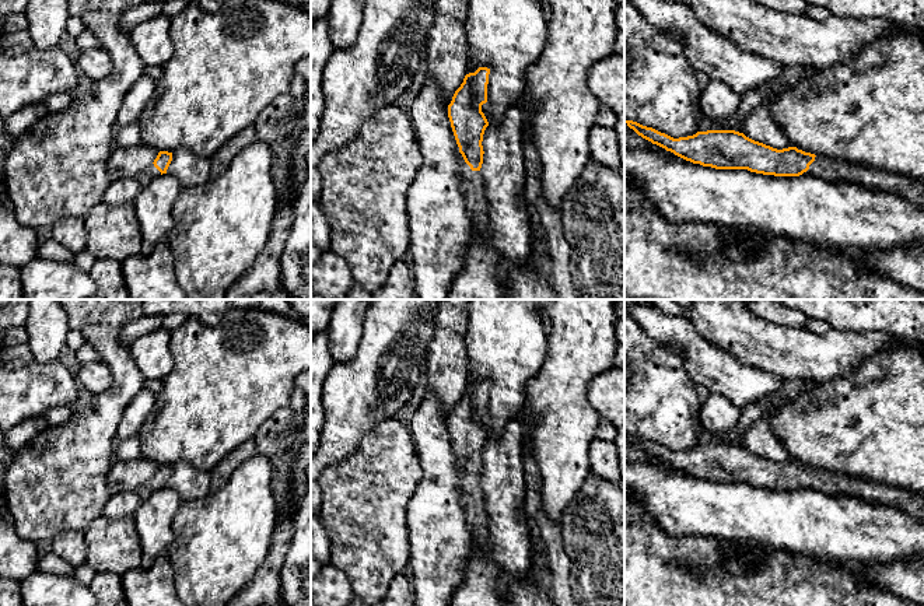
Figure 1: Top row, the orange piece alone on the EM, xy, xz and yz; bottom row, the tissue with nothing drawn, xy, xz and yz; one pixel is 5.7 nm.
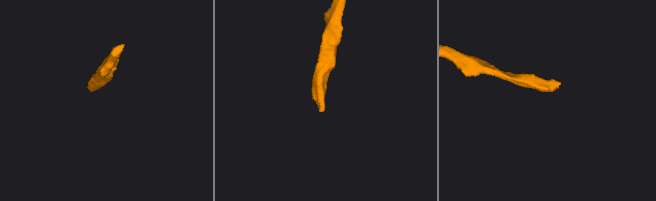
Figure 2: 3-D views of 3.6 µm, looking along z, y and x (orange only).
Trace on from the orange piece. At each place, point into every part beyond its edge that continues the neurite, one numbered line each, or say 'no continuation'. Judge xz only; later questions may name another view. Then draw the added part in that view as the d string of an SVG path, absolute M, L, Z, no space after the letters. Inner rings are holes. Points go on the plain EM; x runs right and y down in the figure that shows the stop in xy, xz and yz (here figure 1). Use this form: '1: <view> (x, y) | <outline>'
1: xz (472, 501) | M466 476L461 480L461 504L473 547L484 546L487 543L487 526L483 491L480 484L472 484Z

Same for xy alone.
1: xy (147, 489) | M151 477L148 481L143 483L136 493L141 498L141 501L146 501L150 495L153 495L157 490L160 490L161 486Z

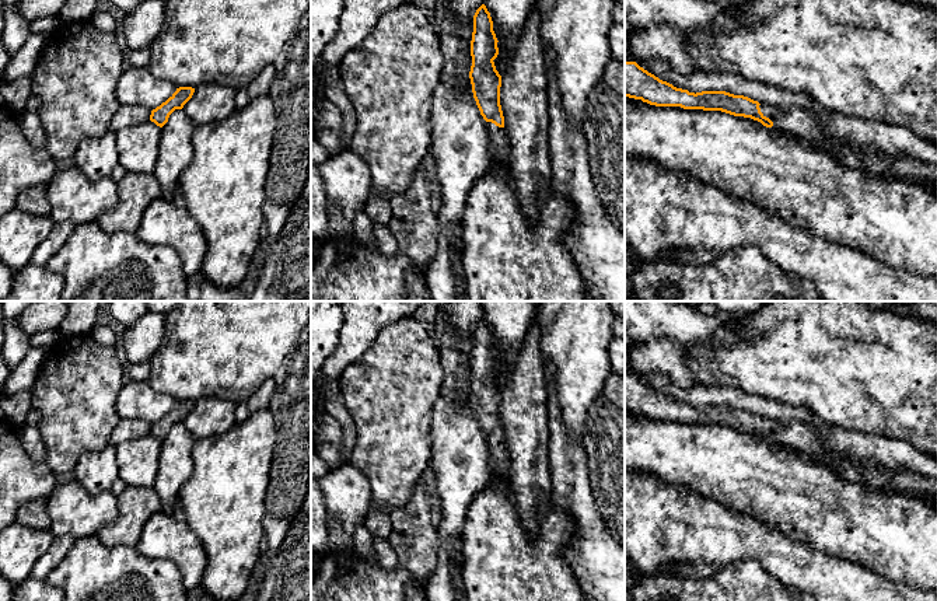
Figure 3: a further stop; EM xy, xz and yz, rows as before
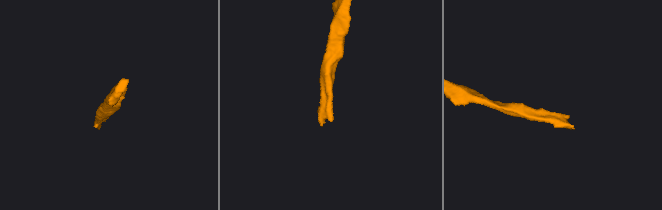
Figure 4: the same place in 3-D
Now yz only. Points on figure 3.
1: yz (803, 436) | M759 419L763 430L773 436L773 443L784 444L798 451L805 453L822 453L824 443L818 433L818 427L822 422L814 419L811 422L796 422L796 420L772 420Z

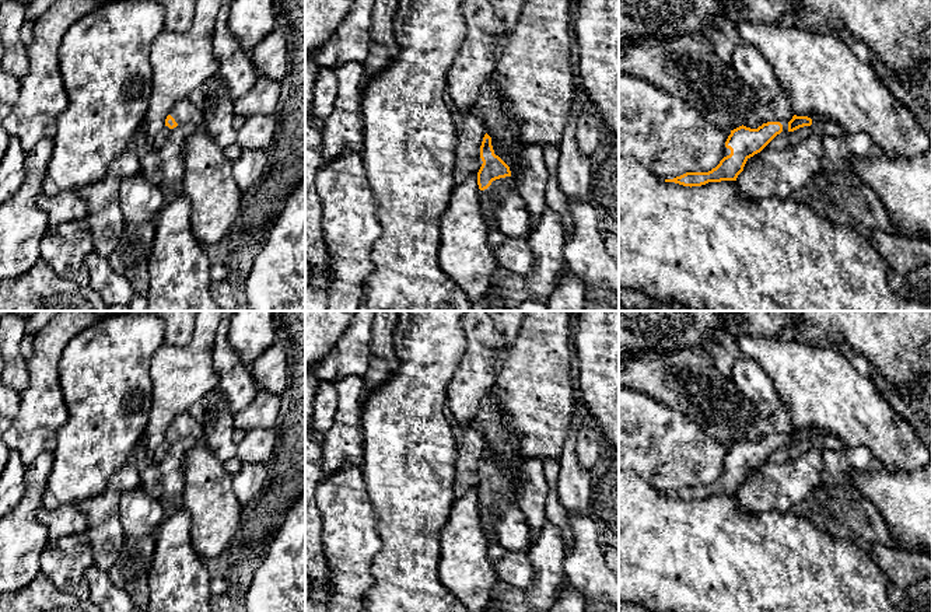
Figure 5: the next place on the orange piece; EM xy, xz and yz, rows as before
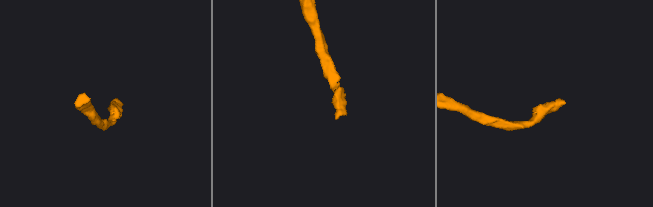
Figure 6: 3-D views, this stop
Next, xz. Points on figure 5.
1: xz (487, 516) | M505 490L505 492L500 492L500 493L493 494L487 503L480 504L480 508L482 508L480 518L484 525L484 532L493 541L497 541L497 535L496 535L497 517L496 517L496 513L493 511L493 506L501 500L517 501L515 494L511 490Z

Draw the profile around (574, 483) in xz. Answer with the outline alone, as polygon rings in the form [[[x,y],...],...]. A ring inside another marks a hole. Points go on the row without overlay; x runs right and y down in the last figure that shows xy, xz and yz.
[[[574,412],[570,423],[566,444],[559,457],[560,473],[557,478],[556,493],[560,504],[567,511],[589,514],[589,496],[592,492],[591,471],[584,469],[575,454],[575,438],[582,427],[584,416]]]

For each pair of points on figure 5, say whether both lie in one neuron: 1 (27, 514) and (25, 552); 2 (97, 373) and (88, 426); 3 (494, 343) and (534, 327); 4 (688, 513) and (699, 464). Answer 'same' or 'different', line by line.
1: same
2: same
3: different
4: different

